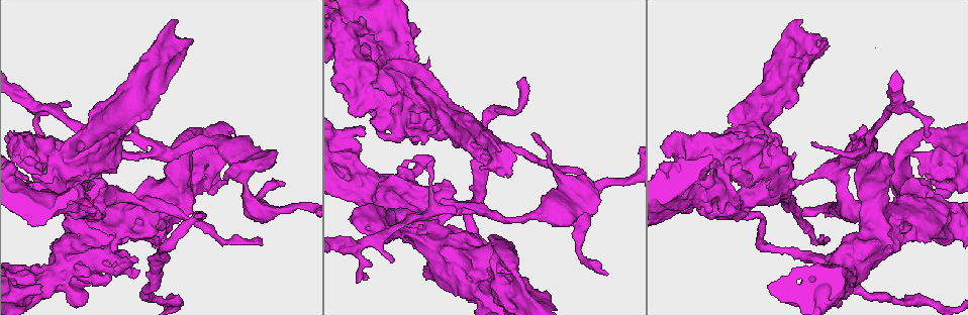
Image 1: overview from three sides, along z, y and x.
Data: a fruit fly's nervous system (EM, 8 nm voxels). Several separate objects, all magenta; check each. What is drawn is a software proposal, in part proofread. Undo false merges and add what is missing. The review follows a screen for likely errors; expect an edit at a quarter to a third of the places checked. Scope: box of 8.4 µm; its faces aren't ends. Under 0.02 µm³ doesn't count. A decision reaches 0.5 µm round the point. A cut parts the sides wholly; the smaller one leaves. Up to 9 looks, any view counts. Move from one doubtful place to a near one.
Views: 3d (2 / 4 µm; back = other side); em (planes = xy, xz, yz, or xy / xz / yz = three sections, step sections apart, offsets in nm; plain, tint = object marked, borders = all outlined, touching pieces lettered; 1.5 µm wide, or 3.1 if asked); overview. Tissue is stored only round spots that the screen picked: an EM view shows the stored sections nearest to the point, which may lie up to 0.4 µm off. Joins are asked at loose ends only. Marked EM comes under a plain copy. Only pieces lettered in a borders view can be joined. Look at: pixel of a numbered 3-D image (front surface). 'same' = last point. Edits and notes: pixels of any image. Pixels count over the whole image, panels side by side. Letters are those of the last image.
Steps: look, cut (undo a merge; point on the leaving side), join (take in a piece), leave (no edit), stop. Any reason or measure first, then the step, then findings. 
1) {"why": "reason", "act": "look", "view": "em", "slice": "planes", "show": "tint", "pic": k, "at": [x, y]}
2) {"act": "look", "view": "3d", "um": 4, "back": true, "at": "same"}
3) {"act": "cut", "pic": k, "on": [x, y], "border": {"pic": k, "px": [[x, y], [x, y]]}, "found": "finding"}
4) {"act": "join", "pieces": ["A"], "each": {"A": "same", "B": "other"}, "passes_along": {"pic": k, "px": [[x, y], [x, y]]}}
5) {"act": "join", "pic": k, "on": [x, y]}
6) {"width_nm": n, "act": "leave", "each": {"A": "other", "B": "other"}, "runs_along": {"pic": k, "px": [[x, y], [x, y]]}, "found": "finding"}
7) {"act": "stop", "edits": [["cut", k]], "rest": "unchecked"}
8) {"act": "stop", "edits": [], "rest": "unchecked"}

{"why": "branch stops here", "act": "look", "view": "3d", "um": 4, "pic": 1, "at": [891, 244]}

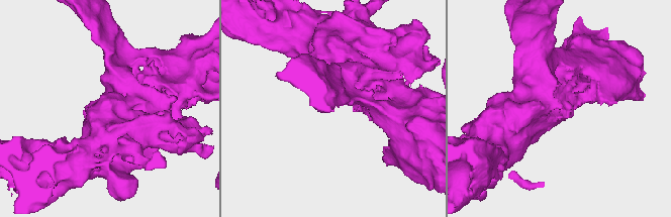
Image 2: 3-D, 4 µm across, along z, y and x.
{"why": "now the EM", "act": "look", "view": "em", "slice": "xz", "step": 8, "show": "tint", "pic": 2, "at": [561, 108]}

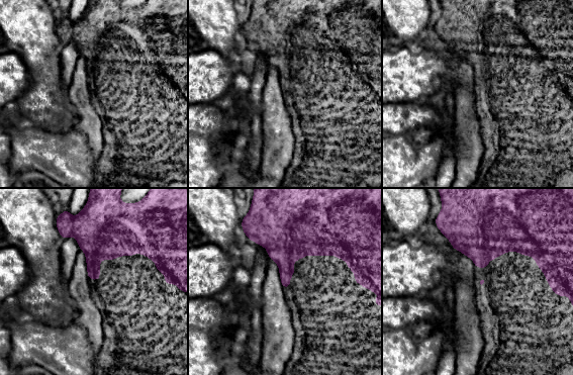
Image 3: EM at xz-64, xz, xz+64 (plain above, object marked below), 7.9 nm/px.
{"why": "what lies round it", "act": "look", "view": "em", "slice": "xz", "step": 8, "show": "borders", "at": "same"}

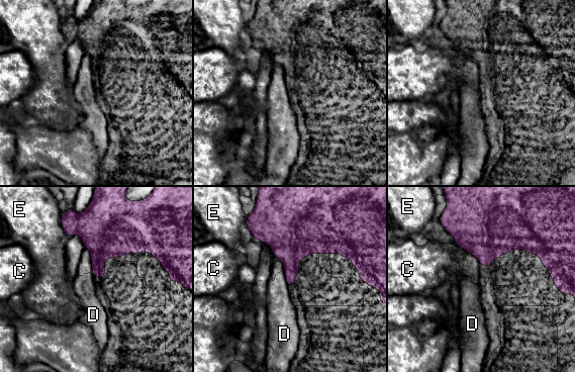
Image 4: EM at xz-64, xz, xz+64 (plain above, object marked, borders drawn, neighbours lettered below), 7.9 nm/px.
{"act": "join", "pieces": ["D"], "each": {"C": "other", "D": "same", "E": "other"}, "passes_along": {"pic": 4, "px": [[289, 244], [285, 274], [279, 304]]}, "found": "it goes on there"}

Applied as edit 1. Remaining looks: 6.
{"act": "look", "view": "3d", "um": 2, "back": true, "pic": 1, "at": [200, 212]}

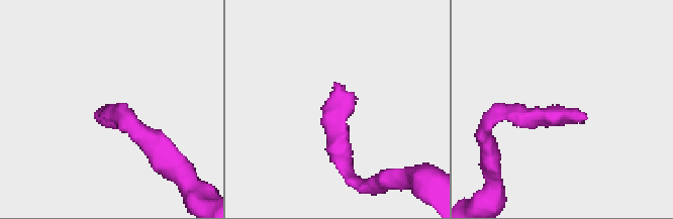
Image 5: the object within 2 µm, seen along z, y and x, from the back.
{"why": "shape alone is not enough", "act": "look", "view": "em", "slice": "xy", "step": 4, "show": "tint", "pic": 5, "at": [581, 113]}

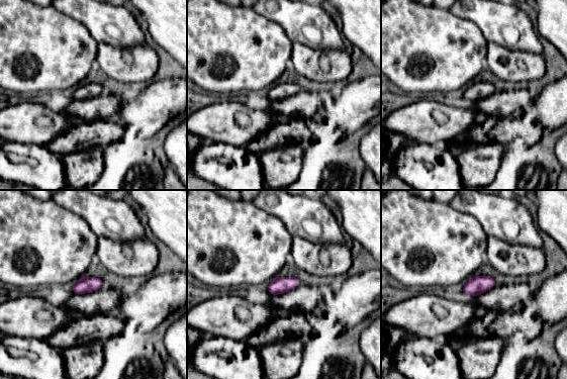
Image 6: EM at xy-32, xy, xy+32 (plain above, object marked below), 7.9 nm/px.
{"act": "look", "view": "em", "slice": "xz", "step": 8, "show": "borders", "at": "same"}

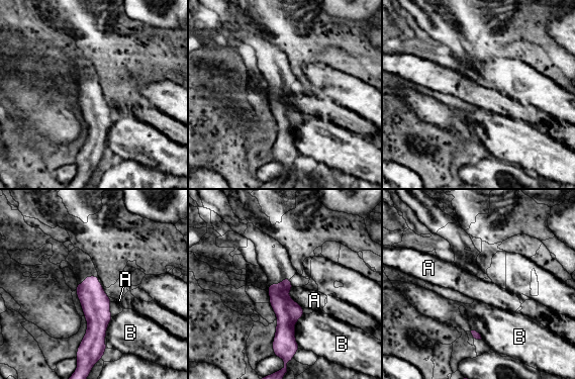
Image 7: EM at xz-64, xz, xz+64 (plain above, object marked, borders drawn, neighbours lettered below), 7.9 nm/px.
{"width_nm": 150, "act": "leave", "each": {"A": "other", "B": "other"}, "border": {"pic": 7, "px": [[293, 286], [288, 294], [303, 308]]}, "found": "no lettered piece goes on from it"}

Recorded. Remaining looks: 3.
{"why": "an open end", "act": "look", "view": "3d", "um": 2, "pic": 1, "at": [261, 238]}

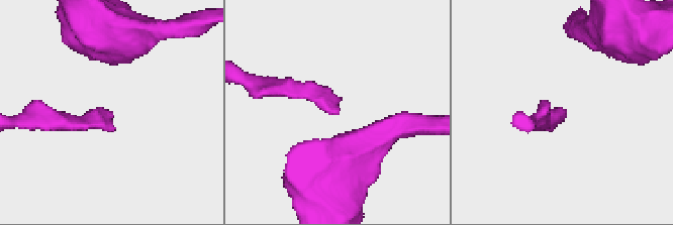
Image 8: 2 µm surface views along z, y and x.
{"act": "look", "view": "em", "slice": "xy", "step": 4, "show": "borders", "pic": 8, "at": [338, 111]}

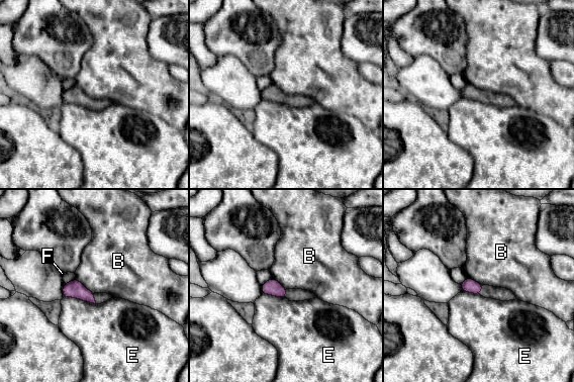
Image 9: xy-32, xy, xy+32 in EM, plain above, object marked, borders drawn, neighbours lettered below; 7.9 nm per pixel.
{"why": "cut it another way", "act": "look", "view": "em", "slice": "xz", "step": 4, "show": "borders", "at": "same"}

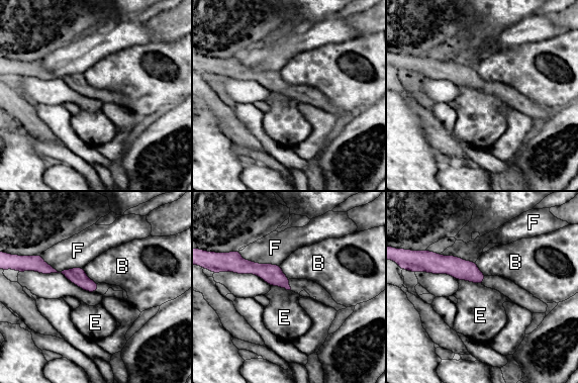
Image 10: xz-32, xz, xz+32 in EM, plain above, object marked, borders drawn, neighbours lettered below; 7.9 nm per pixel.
{"act": "leave", "each": {"B": "other", "E": "other", "F": "other"}, "border": {"pic": 10, "px": [[83, 268], [84, 272], [97, 283]]}, "found": "none of them fits"}

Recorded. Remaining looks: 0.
{"act": "stop", "edits": [["join", 4]], "rest": "unchecked"}

